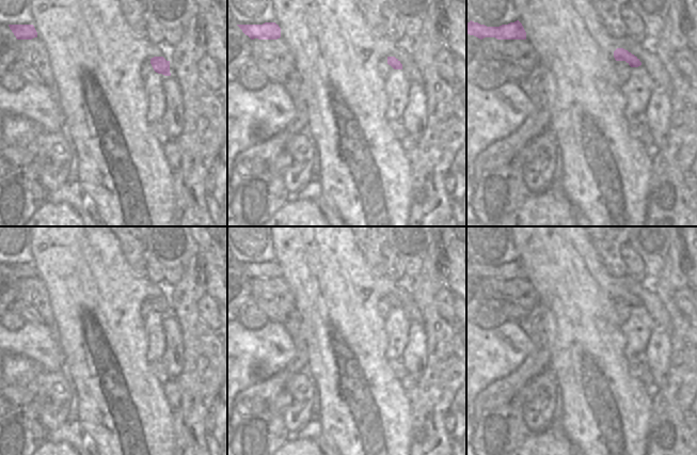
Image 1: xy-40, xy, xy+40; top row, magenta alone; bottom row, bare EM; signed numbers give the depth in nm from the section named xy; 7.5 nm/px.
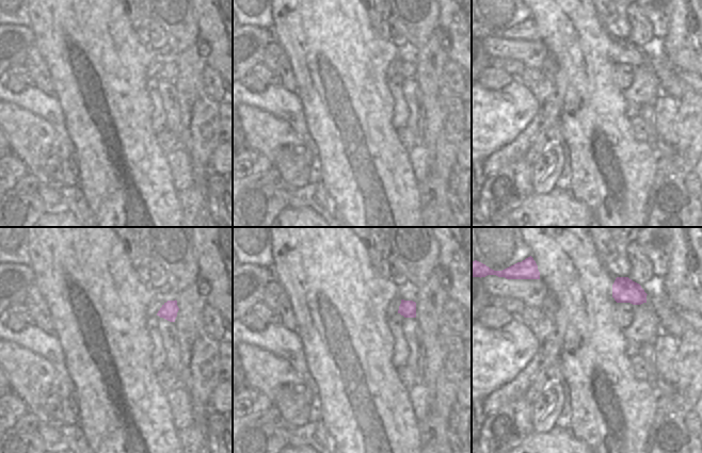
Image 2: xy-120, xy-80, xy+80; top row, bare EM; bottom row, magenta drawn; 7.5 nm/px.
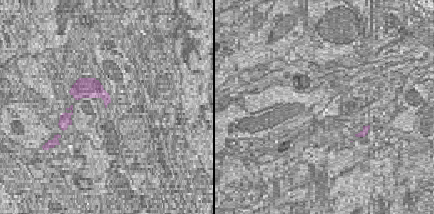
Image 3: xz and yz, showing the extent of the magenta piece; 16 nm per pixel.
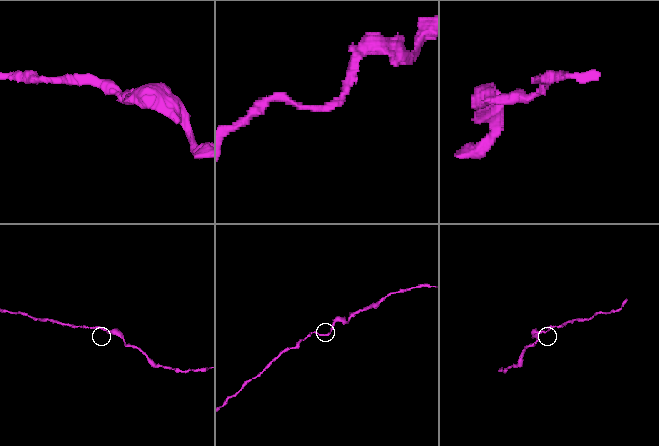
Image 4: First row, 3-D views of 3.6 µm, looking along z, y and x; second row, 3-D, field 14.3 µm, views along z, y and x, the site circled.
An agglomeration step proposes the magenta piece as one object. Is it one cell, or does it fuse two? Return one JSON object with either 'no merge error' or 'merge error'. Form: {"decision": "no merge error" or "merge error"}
{"decision": "no merge error"}

